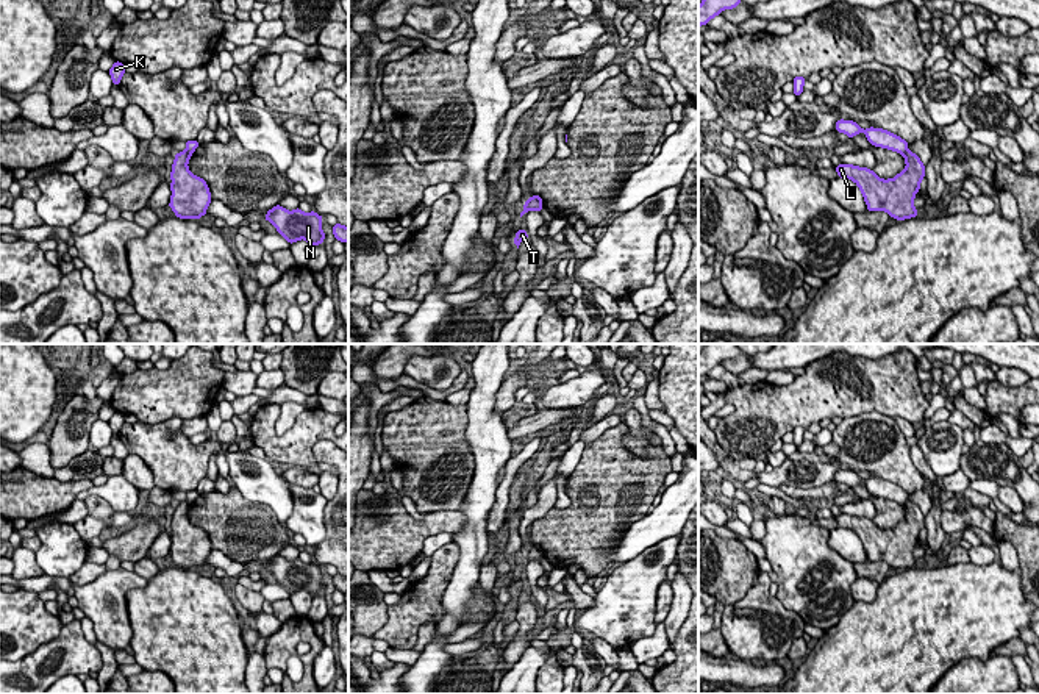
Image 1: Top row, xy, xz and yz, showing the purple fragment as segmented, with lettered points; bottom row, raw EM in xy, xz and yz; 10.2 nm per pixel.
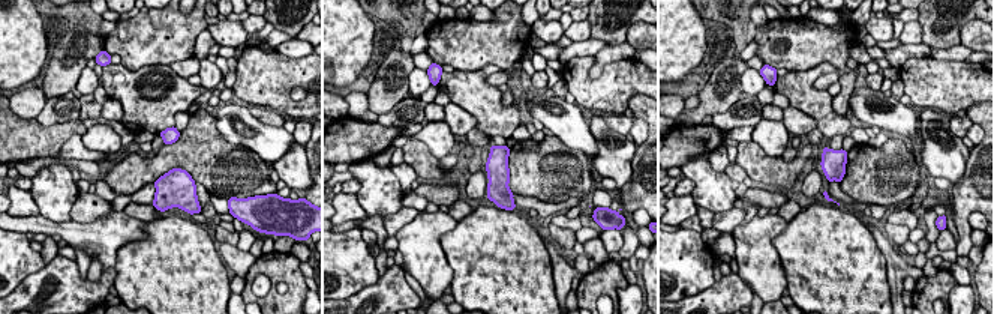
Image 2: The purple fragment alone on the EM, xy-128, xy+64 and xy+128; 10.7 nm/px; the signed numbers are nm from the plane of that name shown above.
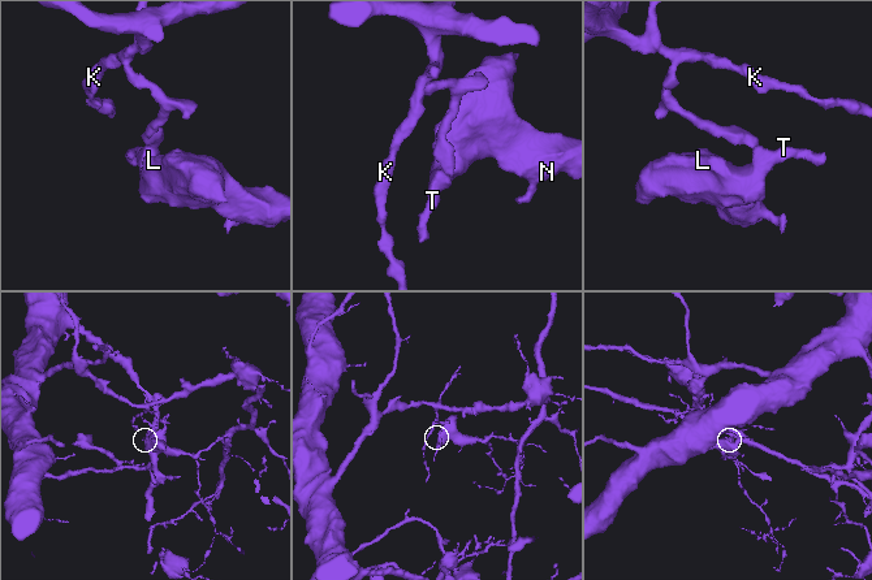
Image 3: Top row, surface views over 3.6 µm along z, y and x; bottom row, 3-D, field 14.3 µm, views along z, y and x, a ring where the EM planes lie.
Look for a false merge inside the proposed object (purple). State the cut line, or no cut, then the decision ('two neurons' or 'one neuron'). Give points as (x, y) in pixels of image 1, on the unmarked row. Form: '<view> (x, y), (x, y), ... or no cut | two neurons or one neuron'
yz (908, 500), (903, 505) | two neurons

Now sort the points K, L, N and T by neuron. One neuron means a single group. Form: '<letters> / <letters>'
K / L N T

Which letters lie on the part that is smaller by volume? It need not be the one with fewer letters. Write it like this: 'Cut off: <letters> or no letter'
Cut off: L, N, T

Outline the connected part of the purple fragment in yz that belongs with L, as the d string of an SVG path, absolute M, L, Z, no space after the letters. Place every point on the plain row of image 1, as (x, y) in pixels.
M906 502L906 517L895 528L883 530L867 517L852 514L836 516L839 528L848 528L858 535L862 542L869 561L886 561L897 571L917 566L914 547L920 539L920 531L925 528L925 516L920 508Z

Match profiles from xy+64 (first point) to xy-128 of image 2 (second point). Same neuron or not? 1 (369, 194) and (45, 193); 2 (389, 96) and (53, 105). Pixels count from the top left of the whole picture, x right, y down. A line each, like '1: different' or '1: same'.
1: same
2: different

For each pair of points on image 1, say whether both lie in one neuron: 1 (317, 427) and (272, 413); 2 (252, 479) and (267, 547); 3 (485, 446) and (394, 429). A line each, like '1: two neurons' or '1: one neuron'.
1: one neuron
2: two neurons
3: two neurons

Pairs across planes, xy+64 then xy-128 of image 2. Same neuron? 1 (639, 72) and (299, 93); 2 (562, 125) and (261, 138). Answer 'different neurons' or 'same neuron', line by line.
1: different neurons
2: same neuron

